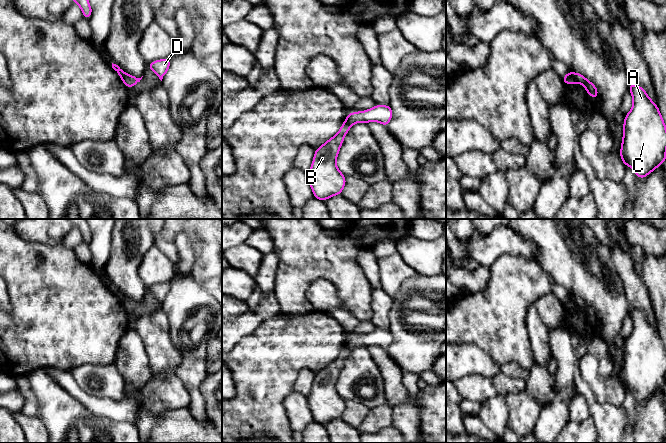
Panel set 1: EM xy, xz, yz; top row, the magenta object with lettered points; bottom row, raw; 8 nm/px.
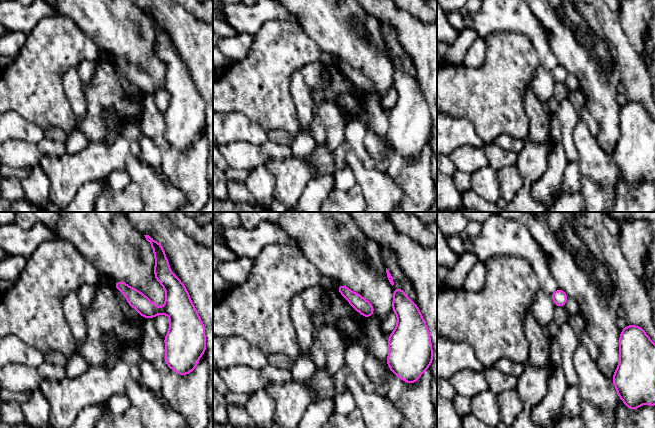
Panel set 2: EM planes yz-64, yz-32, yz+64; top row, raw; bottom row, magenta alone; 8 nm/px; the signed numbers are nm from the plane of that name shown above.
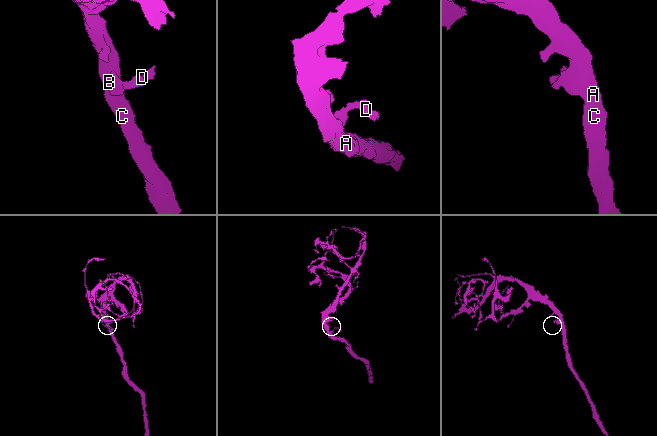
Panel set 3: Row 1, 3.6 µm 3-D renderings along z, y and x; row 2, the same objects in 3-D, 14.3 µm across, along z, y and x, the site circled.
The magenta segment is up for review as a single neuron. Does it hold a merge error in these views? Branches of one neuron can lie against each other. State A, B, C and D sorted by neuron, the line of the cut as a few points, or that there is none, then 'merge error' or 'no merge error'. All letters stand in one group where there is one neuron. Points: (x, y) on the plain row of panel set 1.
A B C / D; cut in yz along (572, 297), (578, 306); merge error

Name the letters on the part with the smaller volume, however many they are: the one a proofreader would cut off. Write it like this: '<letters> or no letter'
D

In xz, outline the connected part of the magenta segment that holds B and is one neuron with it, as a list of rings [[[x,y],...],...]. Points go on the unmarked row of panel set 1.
[[[345,345],[335,360],[315,374],[307,400],[314,421],[318,424],[325,425],[334,419],[340,419],[346,408],[345,399],[336,390],[336,383],[350,351]]]

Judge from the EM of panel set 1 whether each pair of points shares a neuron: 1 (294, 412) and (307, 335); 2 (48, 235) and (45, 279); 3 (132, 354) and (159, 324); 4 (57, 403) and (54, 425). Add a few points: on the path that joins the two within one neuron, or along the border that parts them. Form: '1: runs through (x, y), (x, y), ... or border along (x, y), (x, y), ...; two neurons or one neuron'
1: border along (292, 391), (283, 402), (287, 415); two neurons
2: border along (24, 238), (30, 242), (48, 245), (61, 243); two neurons
3: border along (134, 330), (142, 341), (148, 358), (148, 365); two neurons
4: runs through (57, 408), (57, 420); one neuron

